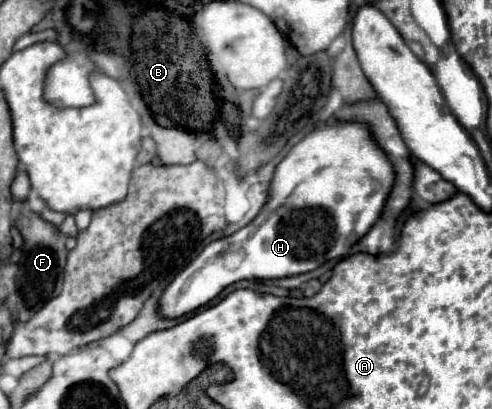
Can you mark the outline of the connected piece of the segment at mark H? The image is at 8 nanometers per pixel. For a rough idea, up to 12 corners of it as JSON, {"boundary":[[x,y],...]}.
{"boundary":[[358,123],[310,131],[268,201],[162,291],[184,317],[244,279],[346,257],[394,181]]}

